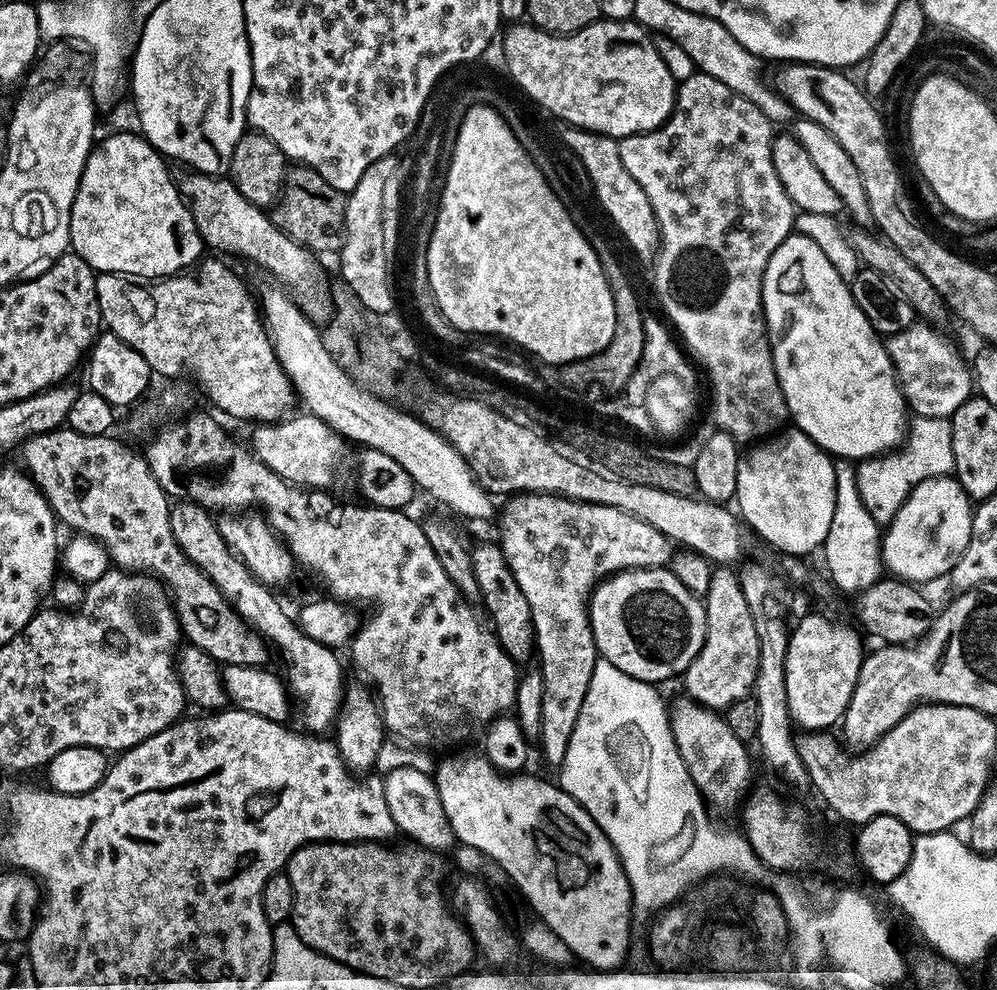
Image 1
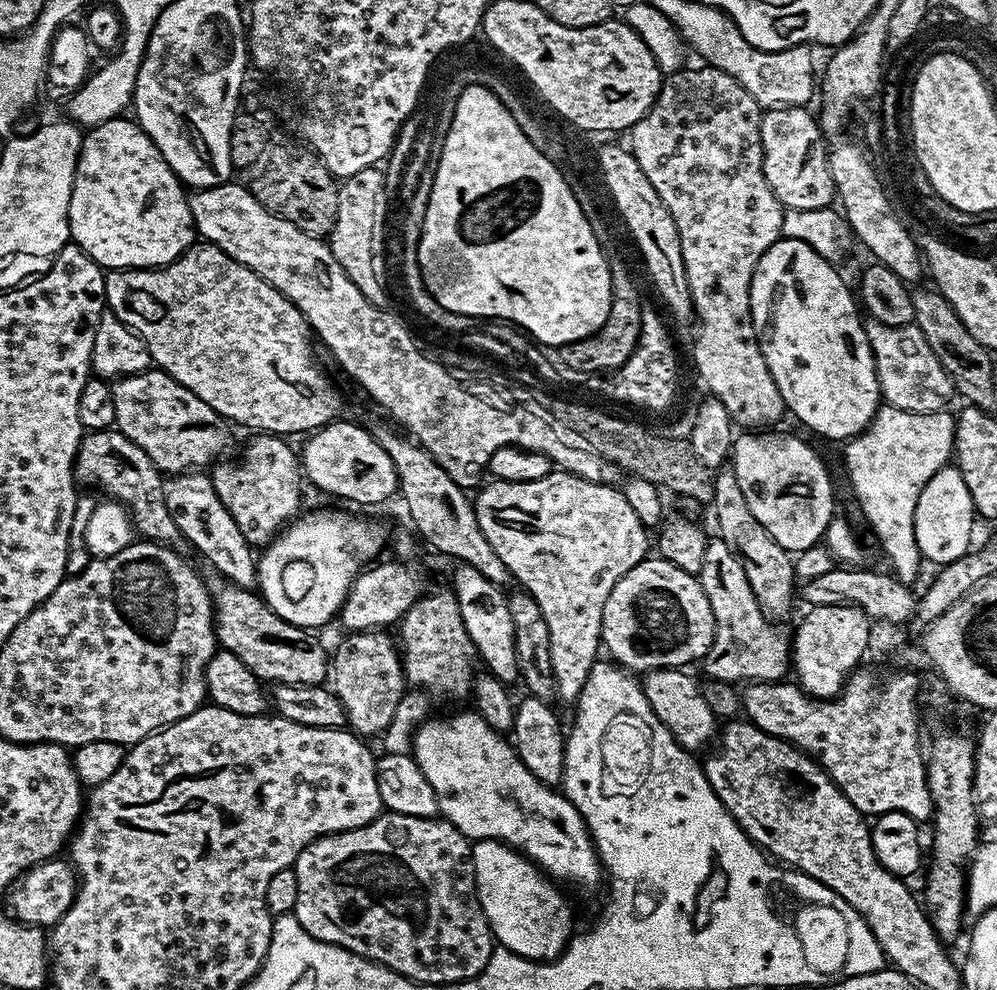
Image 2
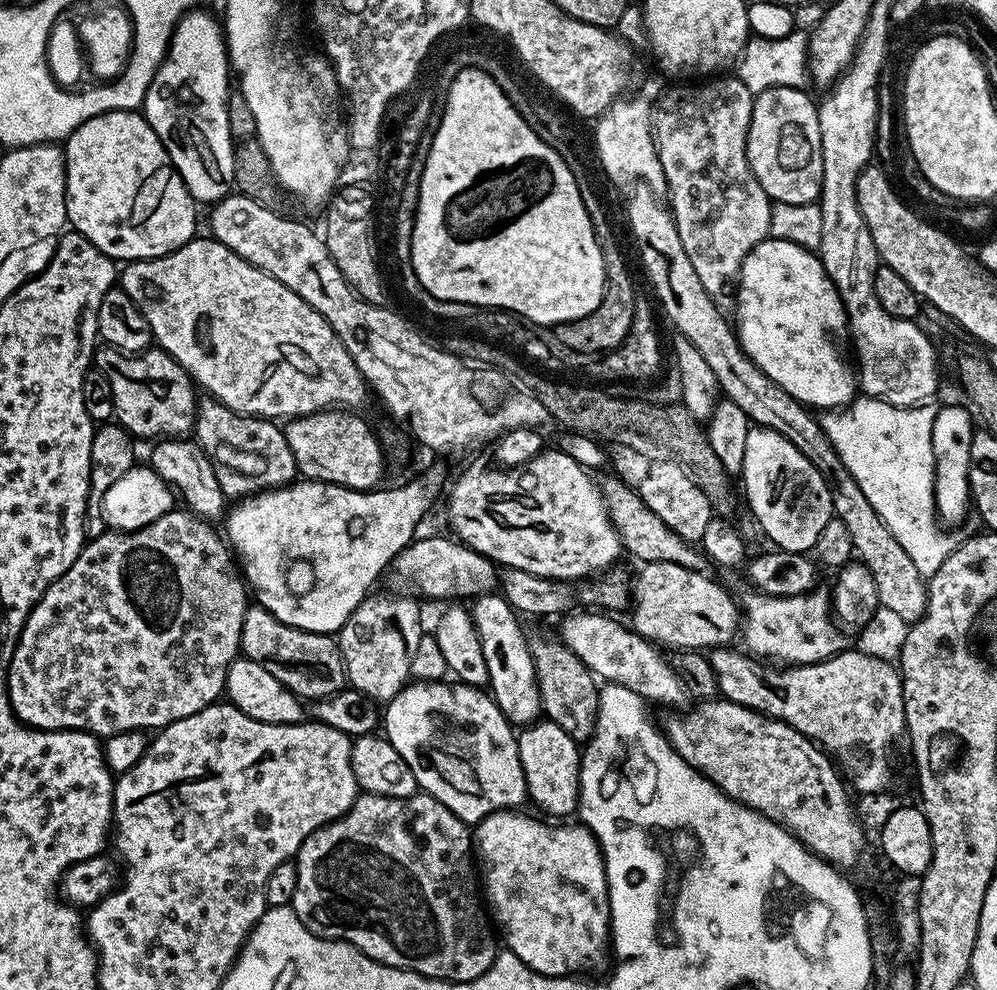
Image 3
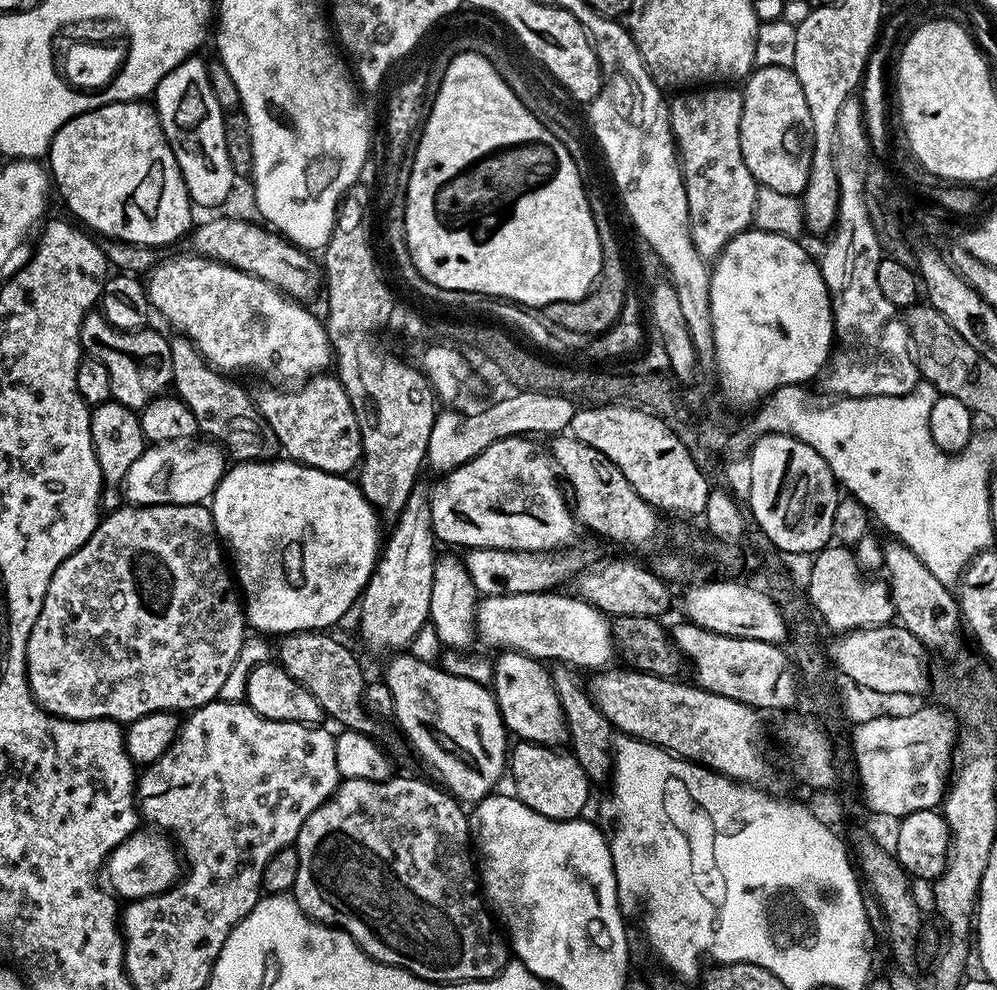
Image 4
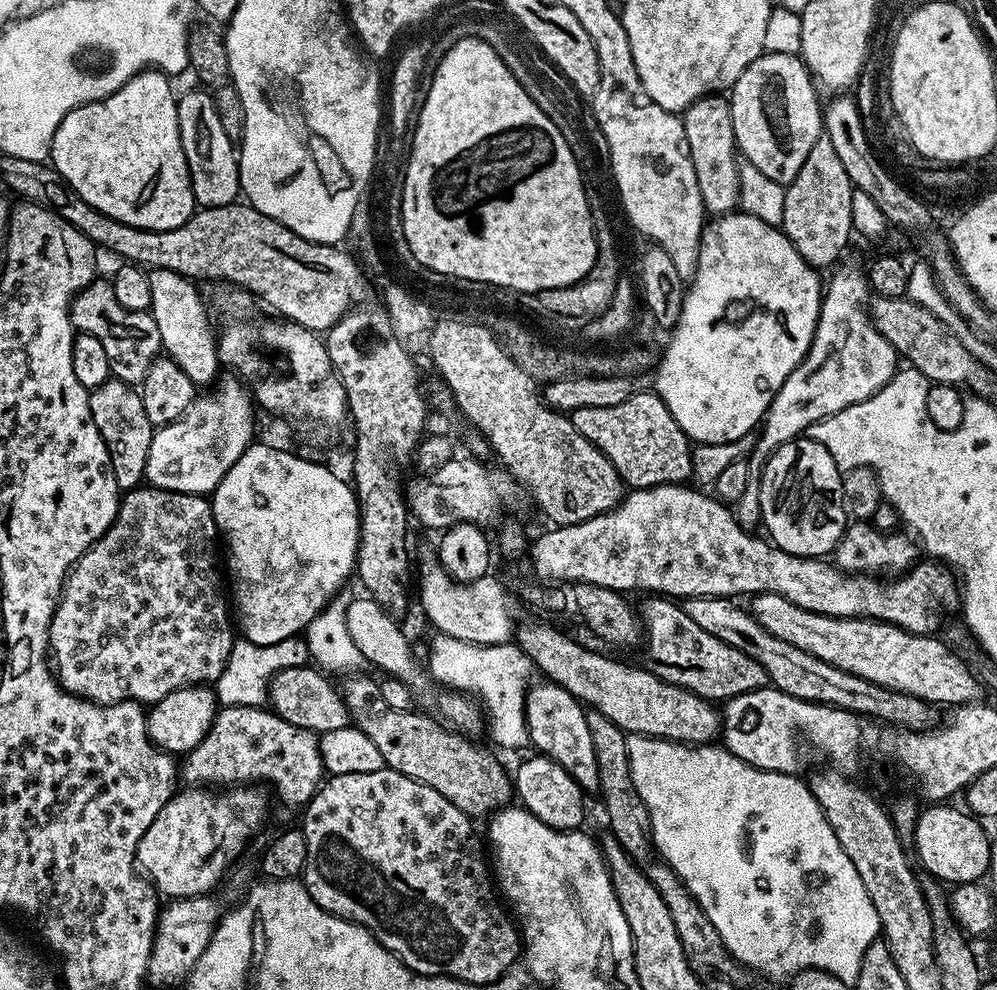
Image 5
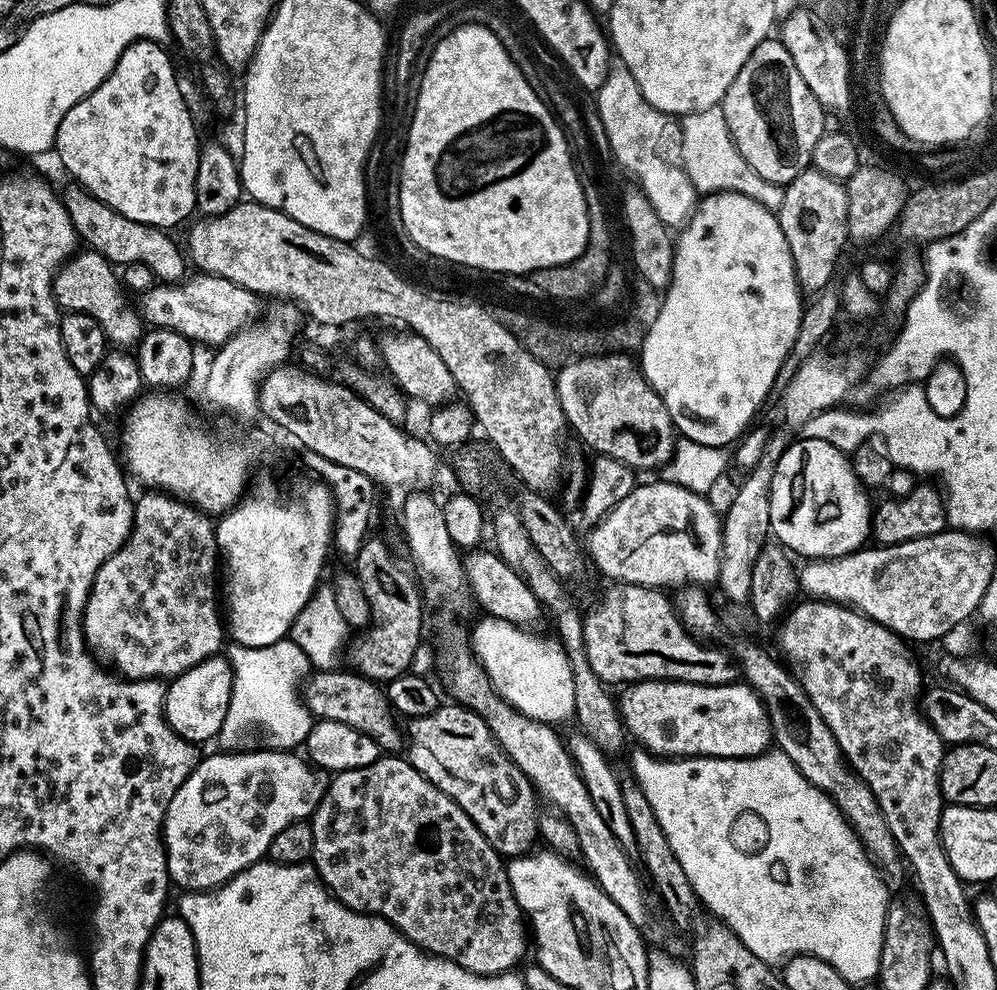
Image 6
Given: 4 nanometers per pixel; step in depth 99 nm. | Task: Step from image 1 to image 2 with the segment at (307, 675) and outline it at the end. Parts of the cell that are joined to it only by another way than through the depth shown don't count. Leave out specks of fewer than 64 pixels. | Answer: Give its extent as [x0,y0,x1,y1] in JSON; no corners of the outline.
[164,470,258,589]

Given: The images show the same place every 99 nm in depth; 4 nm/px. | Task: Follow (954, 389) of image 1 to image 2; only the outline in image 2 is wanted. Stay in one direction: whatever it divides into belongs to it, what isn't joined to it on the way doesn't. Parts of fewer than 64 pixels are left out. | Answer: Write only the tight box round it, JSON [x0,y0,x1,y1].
[865,320,954,412]

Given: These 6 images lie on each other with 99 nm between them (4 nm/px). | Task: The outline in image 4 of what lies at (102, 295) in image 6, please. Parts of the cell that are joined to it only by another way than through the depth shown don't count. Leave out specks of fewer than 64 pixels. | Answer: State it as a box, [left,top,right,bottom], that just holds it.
[80,310,172,410]

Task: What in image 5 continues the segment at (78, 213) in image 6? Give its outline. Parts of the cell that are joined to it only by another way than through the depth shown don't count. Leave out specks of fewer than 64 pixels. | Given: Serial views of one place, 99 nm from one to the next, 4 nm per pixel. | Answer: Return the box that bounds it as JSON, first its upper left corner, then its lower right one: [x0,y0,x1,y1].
[148,268,221,386]

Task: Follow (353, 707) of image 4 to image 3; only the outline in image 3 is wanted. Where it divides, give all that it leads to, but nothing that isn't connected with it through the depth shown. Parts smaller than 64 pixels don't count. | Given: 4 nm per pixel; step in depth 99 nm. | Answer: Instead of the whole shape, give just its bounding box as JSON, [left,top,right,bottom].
[240,606,346,702]

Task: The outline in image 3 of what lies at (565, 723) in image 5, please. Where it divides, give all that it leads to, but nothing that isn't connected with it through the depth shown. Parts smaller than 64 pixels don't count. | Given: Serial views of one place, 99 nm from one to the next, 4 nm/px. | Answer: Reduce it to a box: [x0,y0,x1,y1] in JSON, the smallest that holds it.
[470,592,542,726]

